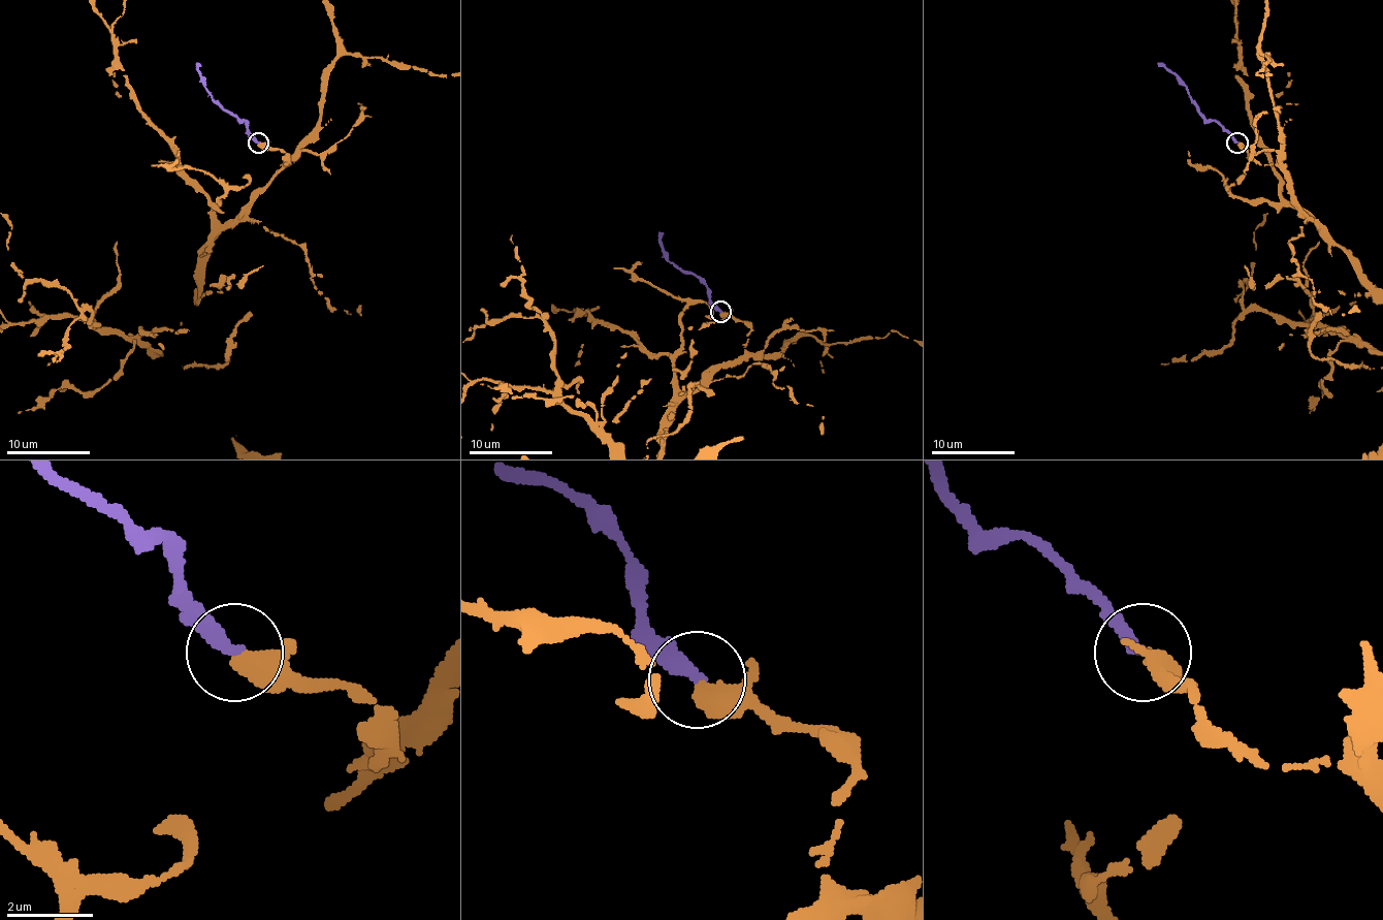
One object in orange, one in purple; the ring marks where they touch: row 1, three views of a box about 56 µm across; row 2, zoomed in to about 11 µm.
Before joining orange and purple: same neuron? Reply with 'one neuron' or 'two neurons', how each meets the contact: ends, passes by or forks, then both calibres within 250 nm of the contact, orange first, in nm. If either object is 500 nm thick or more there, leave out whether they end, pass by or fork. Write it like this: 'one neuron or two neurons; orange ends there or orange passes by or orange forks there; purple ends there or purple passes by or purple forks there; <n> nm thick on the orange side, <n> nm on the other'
one neuron; orange ends there; purple ends there; 440 nm thick on the orange side, 320 nm on the other

